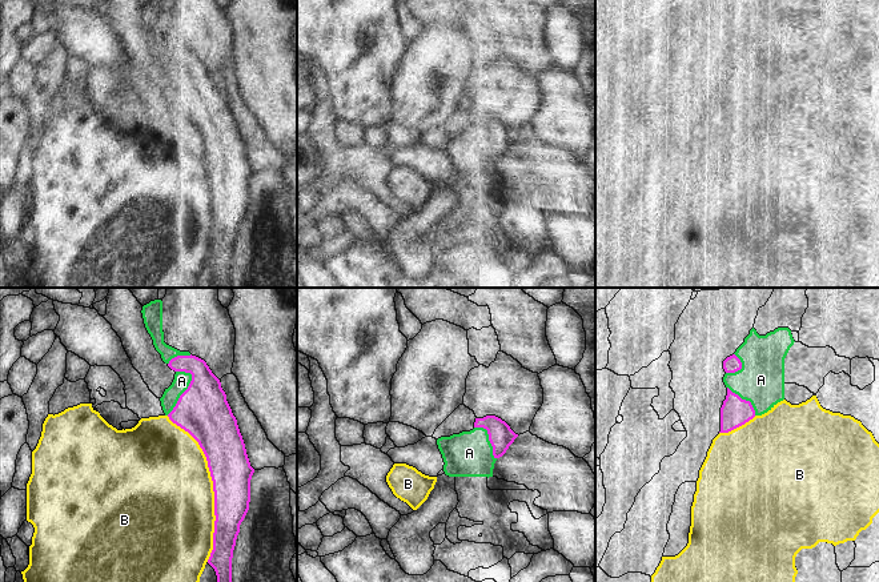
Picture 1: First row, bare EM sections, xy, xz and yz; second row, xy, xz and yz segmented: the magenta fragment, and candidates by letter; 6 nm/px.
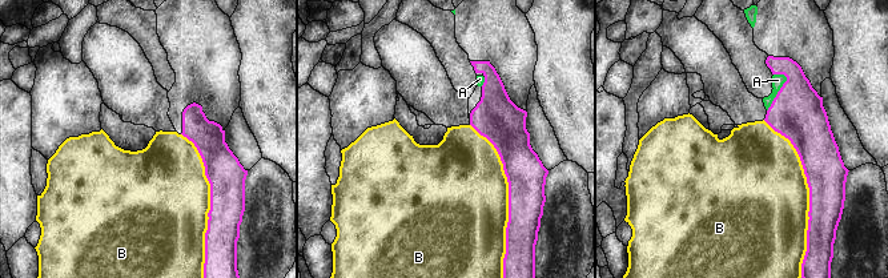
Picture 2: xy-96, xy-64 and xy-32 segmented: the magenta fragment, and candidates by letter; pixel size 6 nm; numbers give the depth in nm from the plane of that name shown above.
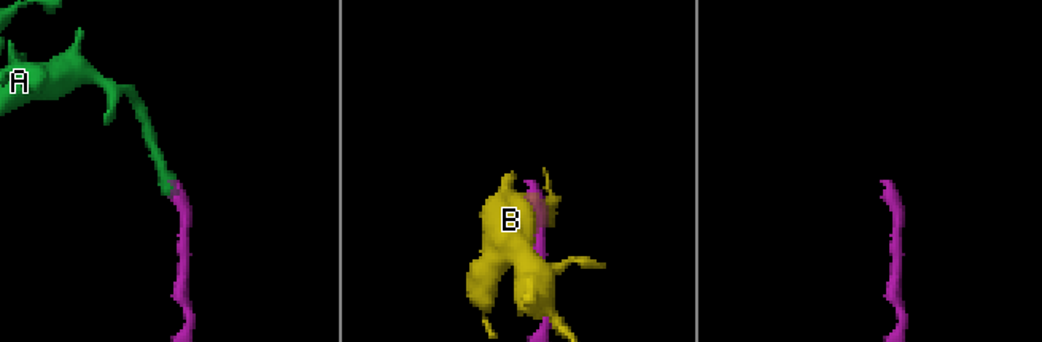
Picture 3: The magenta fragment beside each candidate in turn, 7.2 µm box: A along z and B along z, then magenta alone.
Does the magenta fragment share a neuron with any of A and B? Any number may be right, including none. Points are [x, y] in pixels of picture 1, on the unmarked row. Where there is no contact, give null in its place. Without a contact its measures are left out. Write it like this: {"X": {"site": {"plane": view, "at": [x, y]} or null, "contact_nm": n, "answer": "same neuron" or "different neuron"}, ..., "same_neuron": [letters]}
{"A": {"site": {"plane": "xy", "at": [183, 95]}, "contact_nm": 300, "answer": "same neuron"}, "B": {"site": {"plane": "xy", "at": [213, 188]}, "contact_nm": 900, "answer": "different neuron"}, "same_neuron": ["A"]}

